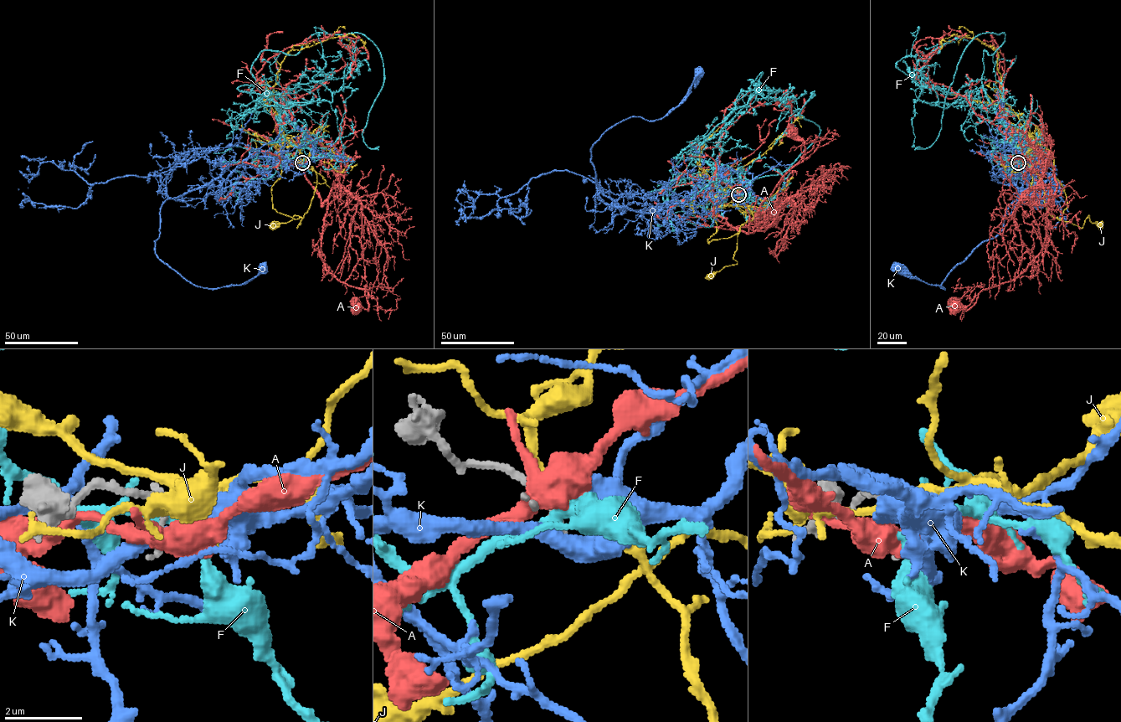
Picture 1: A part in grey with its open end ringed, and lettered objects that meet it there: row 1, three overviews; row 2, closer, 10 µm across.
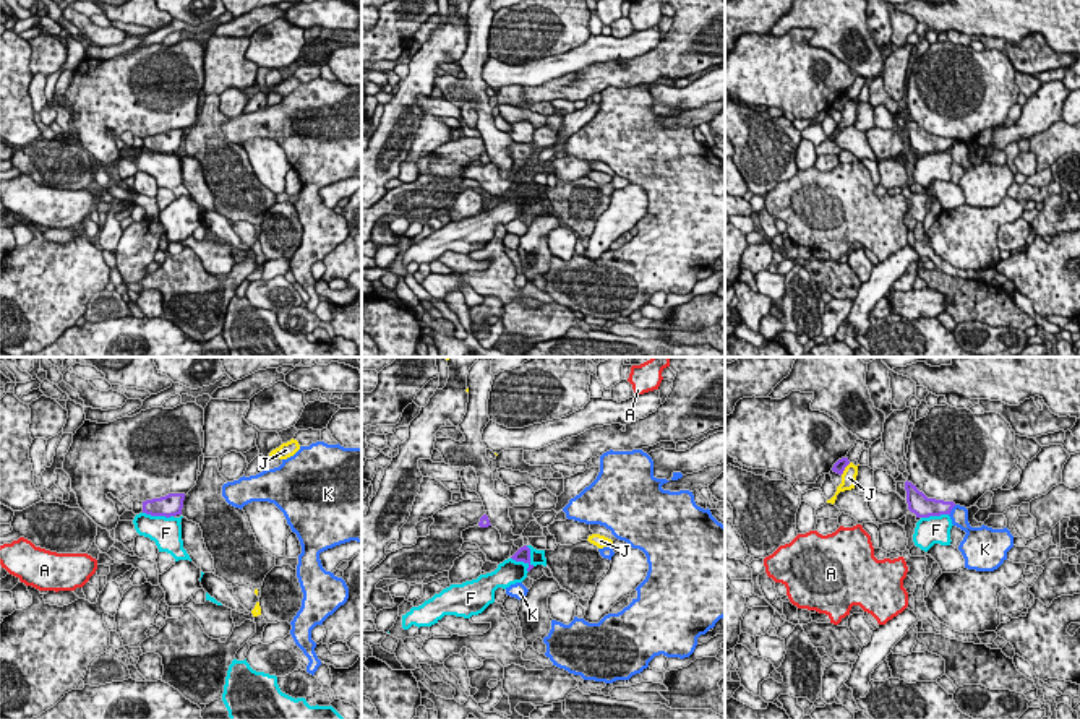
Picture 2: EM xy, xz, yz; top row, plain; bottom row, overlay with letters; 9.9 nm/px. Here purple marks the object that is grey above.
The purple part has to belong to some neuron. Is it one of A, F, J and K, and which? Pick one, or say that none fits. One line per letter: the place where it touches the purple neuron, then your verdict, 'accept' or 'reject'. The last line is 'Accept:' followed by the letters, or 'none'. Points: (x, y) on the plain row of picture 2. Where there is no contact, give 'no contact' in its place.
A: no contact; reject
F: meets purple in xz at (522, 197); reject
J: meets purple in yz at (844, 106); reject
K: meets purple in yz at (951, 146); reject
Accept: none

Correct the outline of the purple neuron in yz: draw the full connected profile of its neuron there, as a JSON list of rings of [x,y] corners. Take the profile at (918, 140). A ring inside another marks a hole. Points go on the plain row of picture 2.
[[[908,117],[905,118],[905,127],[908,146],[915,149],[916,154],[950,151],[952,144],[955,143],[954,138],[928,135],[923,128],[916,125],[916,122]]]

